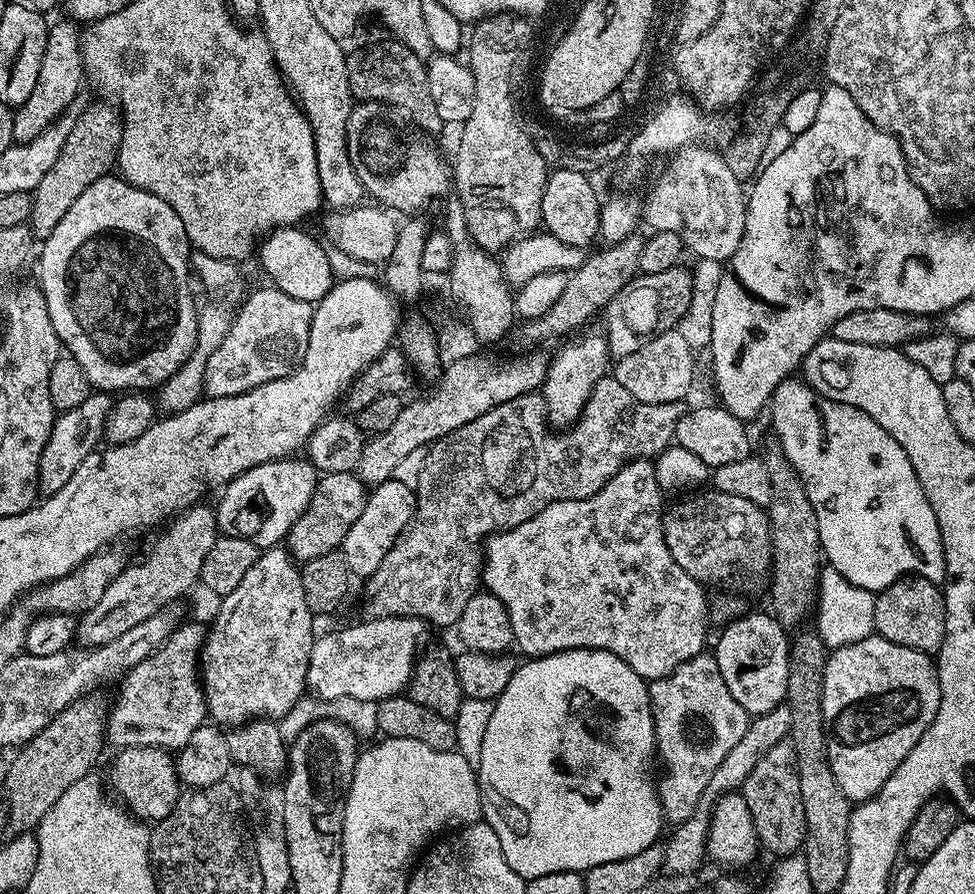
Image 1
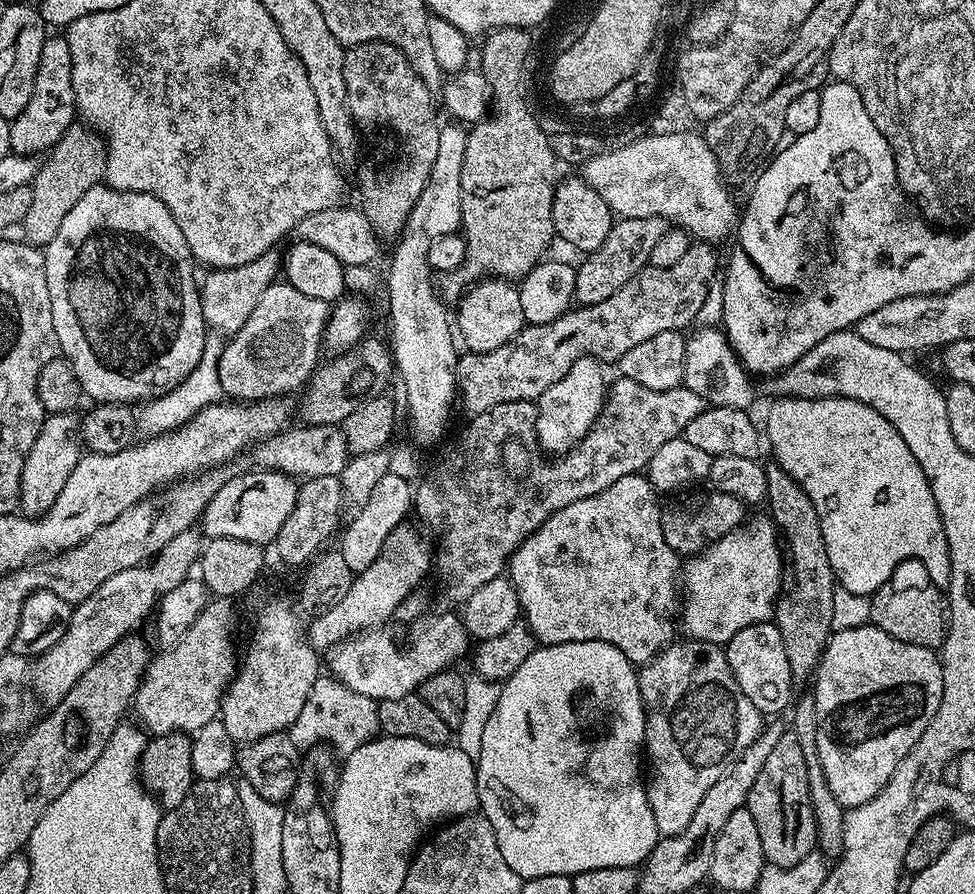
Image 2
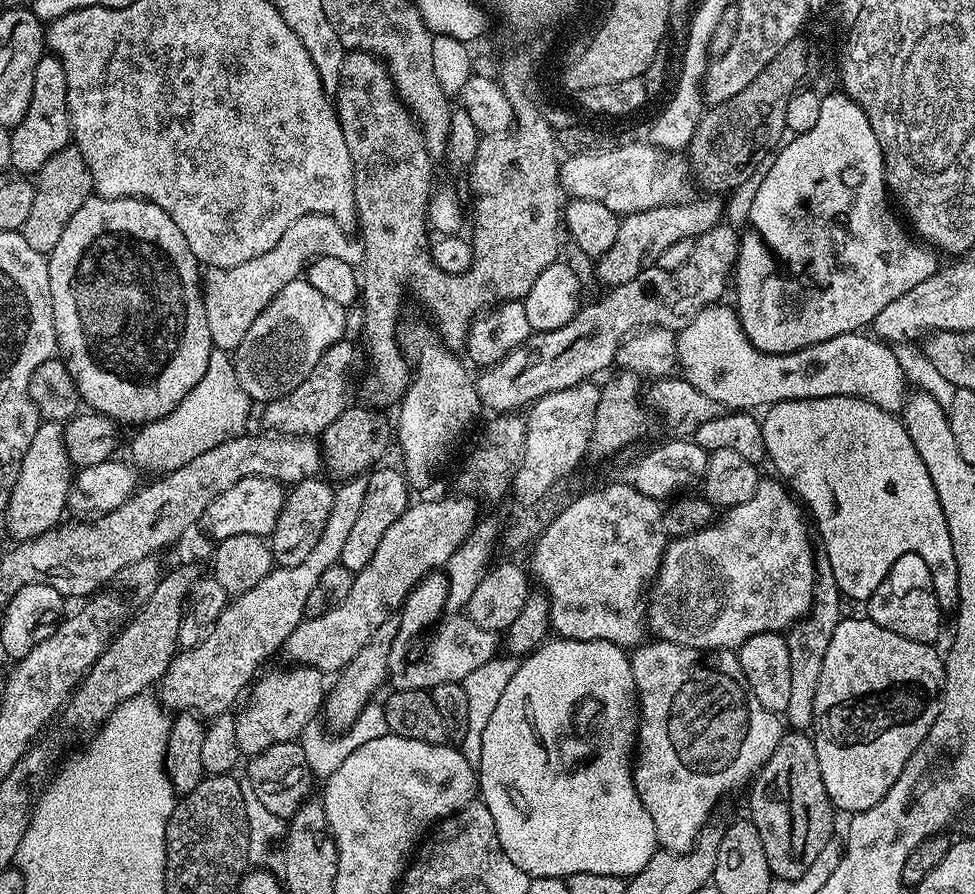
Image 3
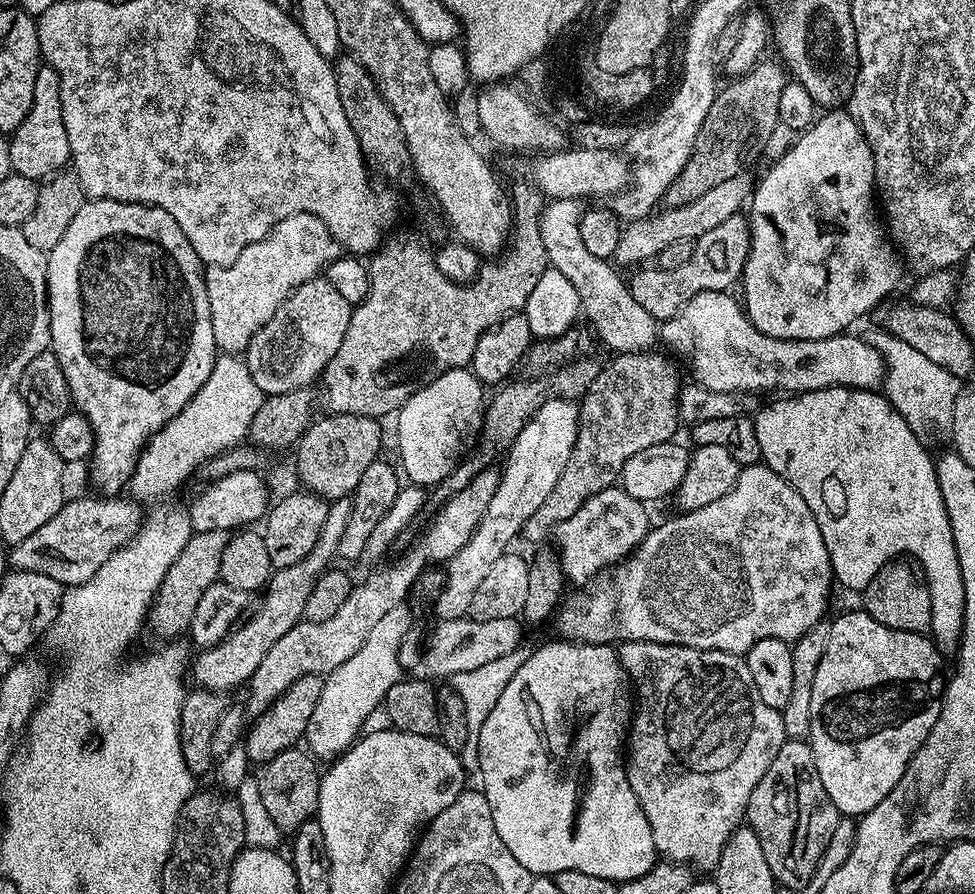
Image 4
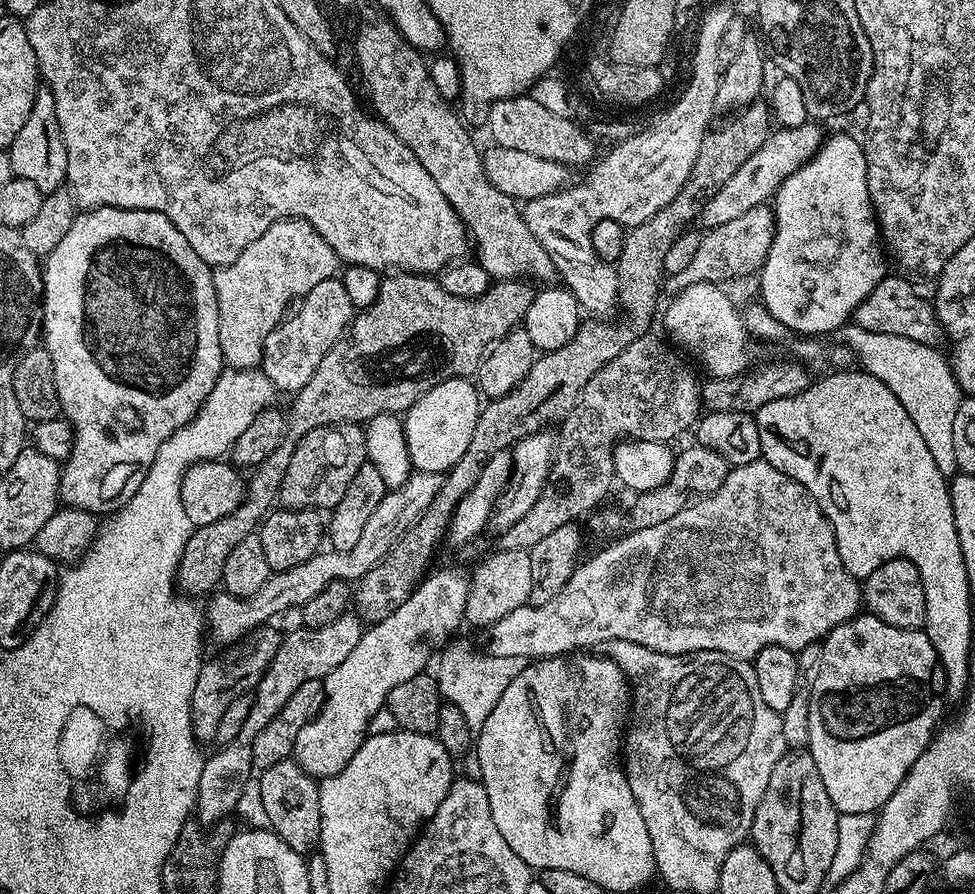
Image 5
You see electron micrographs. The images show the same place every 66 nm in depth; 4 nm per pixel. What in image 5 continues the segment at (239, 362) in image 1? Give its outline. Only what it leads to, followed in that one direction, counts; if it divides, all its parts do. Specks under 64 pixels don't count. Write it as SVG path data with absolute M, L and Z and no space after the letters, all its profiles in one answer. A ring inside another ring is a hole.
M343 279L318 282L310 294L302 297L295 311L285 315L280 325L270 330L259 363L264 376L270 378L272 385L281 393L295 394L310 382L314 370L318 370L318 362L322 362L324 355L347 333L353 319L354 309Z

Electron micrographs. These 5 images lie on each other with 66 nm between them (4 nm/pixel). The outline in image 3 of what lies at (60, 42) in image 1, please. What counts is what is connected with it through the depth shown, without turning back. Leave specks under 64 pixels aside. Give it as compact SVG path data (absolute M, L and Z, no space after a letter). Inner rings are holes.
M45 54L38 62L38 67L34 70L34 94L30 98L30 106L26 110L26 118L18 122L18 126L10 132L10 158L11 167L17 168L20 174L35 174L43 168L58 150L69 147L72 127L68 117L68 107L66 106L66 72L62 70L60 59L51 54Z

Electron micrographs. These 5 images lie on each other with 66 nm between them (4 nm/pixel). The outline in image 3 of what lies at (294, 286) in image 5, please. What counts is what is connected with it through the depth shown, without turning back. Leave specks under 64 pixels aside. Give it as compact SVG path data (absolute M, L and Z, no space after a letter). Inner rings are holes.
M308 212L304 216L299 216L295 222L289 224L288 228L278 238L278 242L272 245L266 254L258 254L250 258L250 262L241 262L239 266L230 266L229 268L208 268L202 276L202 291L204 293L204 309L206 310L206 326L210 326L210 338L213 345L220 350L235 350L246 338L246 330L250 330L250 325L254 323L254 318L266 310L268 303L290 282L301 279L306 265L320 256L329 256L330 258L342 258L342 262L353 266L363 265L364 246L359 239L356 240L345 229L340 227L334 218L330 218L321 212Z

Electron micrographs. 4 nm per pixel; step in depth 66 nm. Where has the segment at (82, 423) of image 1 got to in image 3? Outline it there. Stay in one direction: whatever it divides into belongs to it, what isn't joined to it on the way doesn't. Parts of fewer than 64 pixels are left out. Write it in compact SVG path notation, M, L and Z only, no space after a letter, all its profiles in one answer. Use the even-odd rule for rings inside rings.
M55 420L41 422L34 438L30 438L30 446L18 470L18 482L14 482L8 507L2 512L13 541L35 539L59 525L65 519L63 516L68 508L68 494L73 483L74 466L66 454L63 423Z

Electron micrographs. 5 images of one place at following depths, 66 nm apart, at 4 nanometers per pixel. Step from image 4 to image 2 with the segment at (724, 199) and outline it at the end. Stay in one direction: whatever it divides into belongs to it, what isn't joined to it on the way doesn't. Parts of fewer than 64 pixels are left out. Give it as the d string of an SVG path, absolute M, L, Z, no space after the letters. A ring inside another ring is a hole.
M660 216L654 218L620 218L615 221L610 230L606 242L598 246L598 250L587 253L584 260L576 268L576 299L577 305L597 304L606 302L610 294L618 294L630 278L634 278L643 268L649 267L648 259L654 251L654 246L662 242L662 238L668 233L669 221Z

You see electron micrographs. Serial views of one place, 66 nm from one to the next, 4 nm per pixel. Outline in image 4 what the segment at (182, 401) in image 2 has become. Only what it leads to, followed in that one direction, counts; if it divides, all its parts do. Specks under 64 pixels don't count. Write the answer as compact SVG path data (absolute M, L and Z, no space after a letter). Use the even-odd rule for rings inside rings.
M217 355L214 370L210 370L210 378L206 378L202 390L144 445L130 481L131 495L145 505L152 504L178 491L195 468L197 471L221 452L243 445L248 440L250 422L254 422L254 414L258 414L258 406L262 406L265 398L264 392L254 386L254 378L250 378L239 355Z

